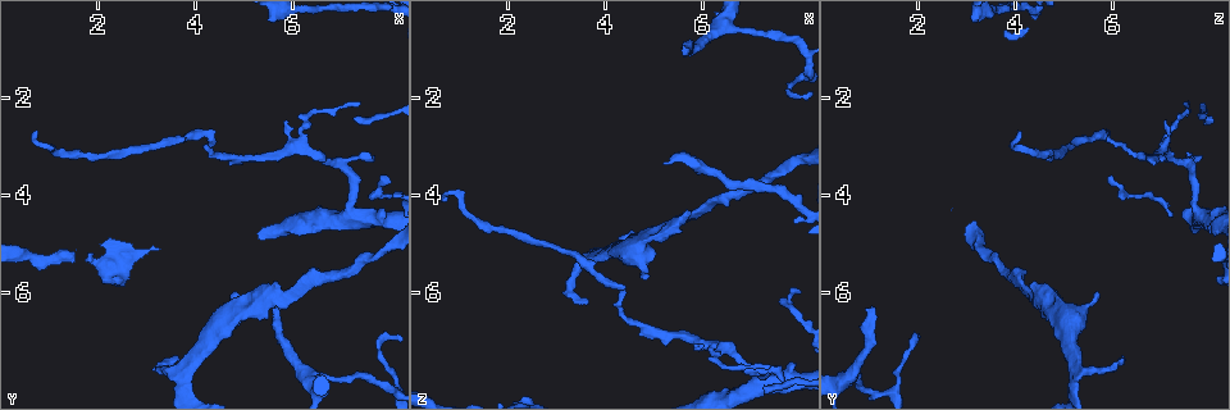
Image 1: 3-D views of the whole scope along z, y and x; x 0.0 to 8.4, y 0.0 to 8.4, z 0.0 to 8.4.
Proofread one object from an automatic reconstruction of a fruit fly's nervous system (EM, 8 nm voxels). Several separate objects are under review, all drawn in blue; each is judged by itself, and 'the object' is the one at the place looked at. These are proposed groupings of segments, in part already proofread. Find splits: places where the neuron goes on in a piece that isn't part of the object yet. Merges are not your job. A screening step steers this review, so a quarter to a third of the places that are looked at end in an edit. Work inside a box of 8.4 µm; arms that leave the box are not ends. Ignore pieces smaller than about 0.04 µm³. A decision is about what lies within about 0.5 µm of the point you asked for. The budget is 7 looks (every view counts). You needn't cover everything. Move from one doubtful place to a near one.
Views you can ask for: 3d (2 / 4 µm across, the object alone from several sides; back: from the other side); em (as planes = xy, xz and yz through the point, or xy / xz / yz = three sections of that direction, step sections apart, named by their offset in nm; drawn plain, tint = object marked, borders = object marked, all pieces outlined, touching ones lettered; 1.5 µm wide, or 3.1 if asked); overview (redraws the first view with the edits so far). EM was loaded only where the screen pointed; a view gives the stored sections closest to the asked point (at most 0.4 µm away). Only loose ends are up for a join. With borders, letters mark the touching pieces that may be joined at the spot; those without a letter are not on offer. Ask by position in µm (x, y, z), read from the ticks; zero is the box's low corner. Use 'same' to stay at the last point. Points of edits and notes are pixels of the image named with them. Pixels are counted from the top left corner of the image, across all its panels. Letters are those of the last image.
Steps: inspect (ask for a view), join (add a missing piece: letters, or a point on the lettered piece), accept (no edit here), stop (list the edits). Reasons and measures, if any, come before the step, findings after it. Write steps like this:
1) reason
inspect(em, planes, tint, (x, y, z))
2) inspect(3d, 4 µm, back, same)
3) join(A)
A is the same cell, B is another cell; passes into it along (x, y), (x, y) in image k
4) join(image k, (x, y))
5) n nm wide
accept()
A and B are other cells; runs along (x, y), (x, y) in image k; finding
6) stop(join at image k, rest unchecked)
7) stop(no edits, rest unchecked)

thin end
inspect(em, yz, step 8, borders, (7.70, 3.15, 7.75))

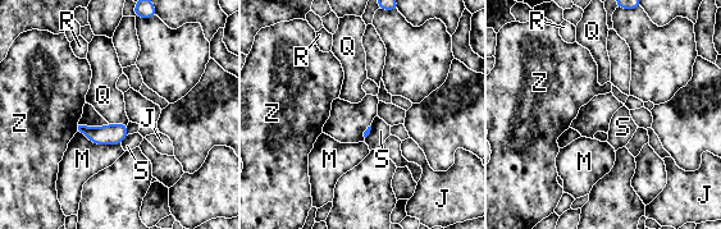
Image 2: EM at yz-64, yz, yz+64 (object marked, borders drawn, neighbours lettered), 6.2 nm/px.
cut it another way
inspect(em, planes, borders, same)

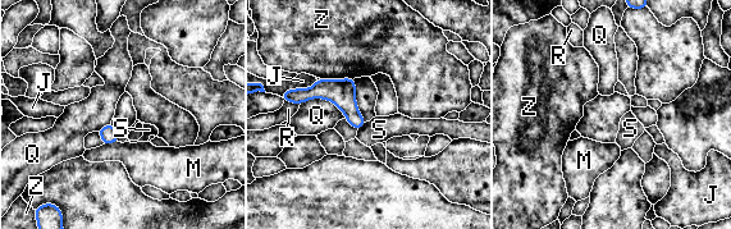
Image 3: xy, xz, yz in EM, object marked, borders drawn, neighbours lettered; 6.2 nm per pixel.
accept()
J, M, Q, R, S and Z are other cells; none of them fits

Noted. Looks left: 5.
free end
inspect(em, planes, borders, (4.90, 6.05, 5.70))

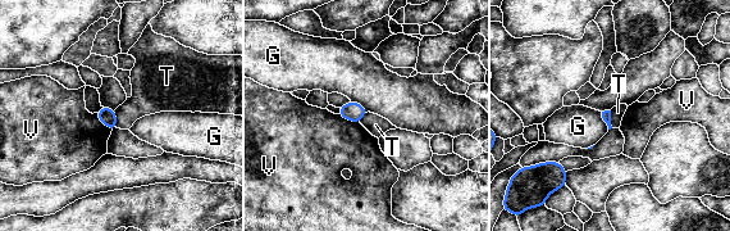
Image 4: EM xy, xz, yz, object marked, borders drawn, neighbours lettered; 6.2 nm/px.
accept()
G, T and V are other cells; border along (114, 109), (117, 127) in image 4; none of them fits

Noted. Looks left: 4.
free end
inspect(3d, 2 µm, (5.60, 6.35, 1.15))

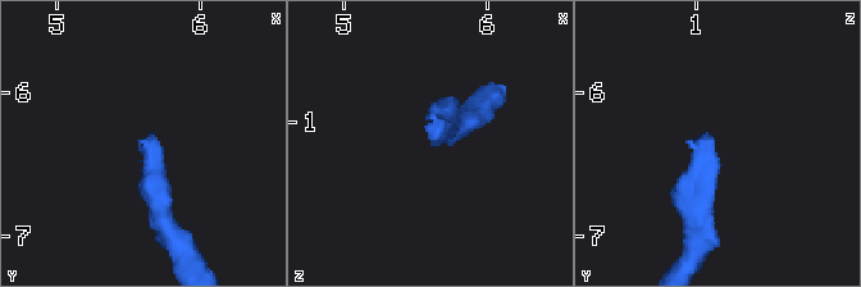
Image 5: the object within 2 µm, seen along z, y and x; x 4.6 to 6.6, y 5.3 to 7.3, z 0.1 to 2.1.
inspect(em, xz, step 4, tint, (5.66, 6.32, 1.14))

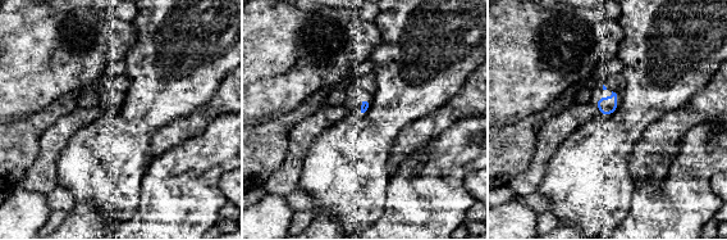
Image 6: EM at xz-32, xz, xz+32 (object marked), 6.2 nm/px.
another direction
inspect(em, planes, borders, same)

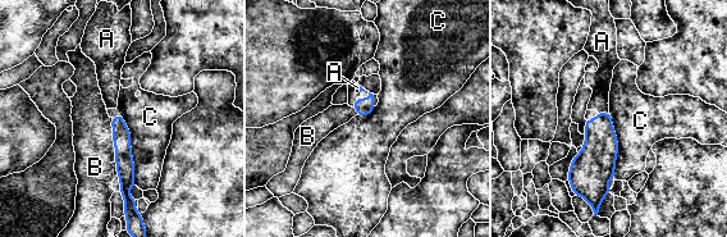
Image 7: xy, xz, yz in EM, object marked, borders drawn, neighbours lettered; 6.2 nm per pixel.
100 nm wide; C touches over 480 nm
join(A)
A is the same cell, B and C are other cells; it goes on there

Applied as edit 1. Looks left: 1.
stop(join at image 7, rest unchecked)

